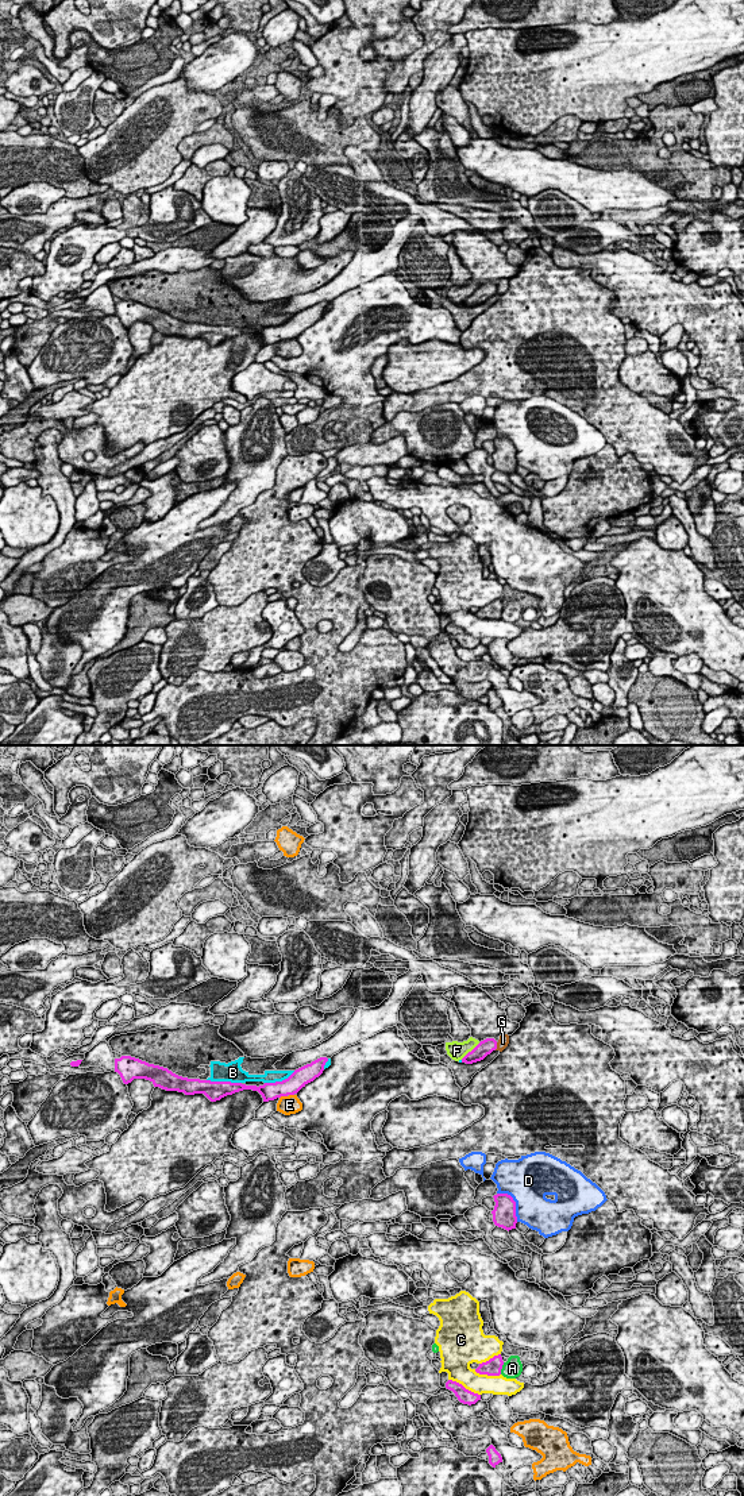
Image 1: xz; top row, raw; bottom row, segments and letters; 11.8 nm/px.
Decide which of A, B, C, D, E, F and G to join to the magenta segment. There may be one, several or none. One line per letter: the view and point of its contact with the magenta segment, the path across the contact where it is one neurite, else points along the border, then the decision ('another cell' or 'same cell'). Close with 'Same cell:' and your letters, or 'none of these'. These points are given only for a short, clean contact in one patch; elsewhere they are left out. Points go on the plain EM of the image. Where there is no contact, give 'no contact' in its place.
A: xz (501, 612) | another cell
B: xz (224, 326) | another cell
C: xz (463, 631) | another cell
D: xz (515, 446) | another cell
E: xz (282, 339) | another cell
F: xz (471, 295) | another cell
G: xz (496, 290) | another cell
Same cell: none of these

